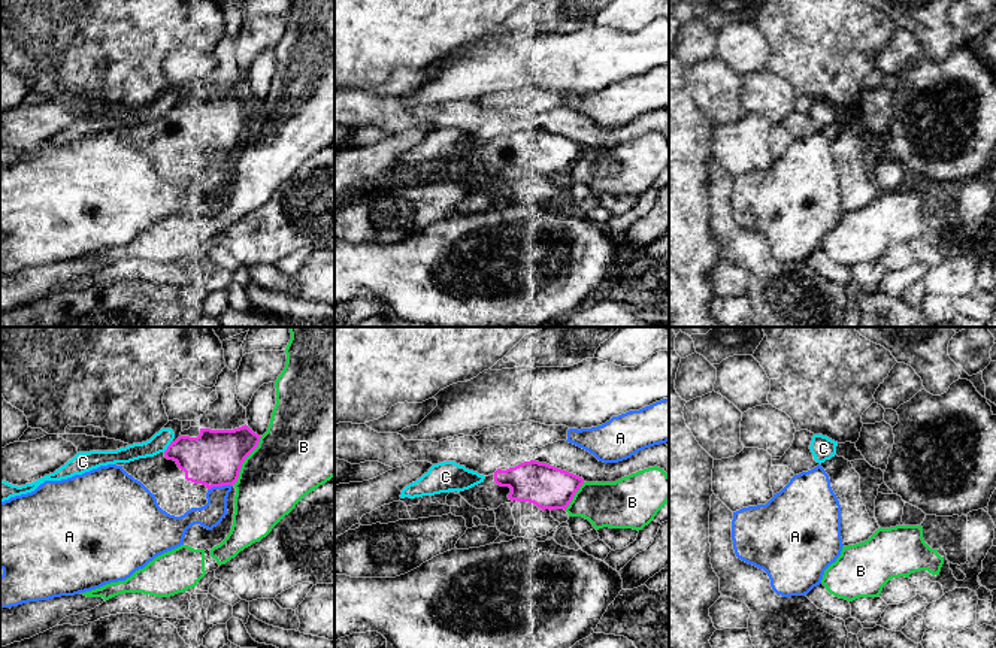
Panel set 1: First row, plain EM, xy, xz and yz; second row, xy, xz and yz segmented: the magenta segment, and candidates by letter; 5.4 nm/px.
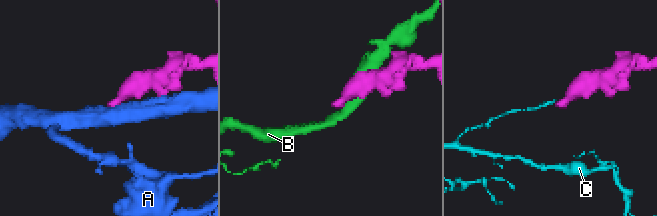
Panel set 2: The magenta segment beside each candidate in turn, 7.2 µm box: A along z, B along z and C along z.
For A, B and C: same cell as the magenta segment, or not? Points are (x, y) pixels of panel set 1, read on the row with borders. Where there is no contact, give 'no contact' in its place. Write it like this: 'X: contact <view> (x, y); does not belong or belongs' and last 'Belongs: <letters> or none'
A: contact xy (220, 486); does not belong
B: contact xy (245, 457); does not belong
C: contact xy (167, 448); does not belong
Belongs: none

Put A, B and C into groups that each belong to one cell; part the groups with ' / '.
A / B / C

